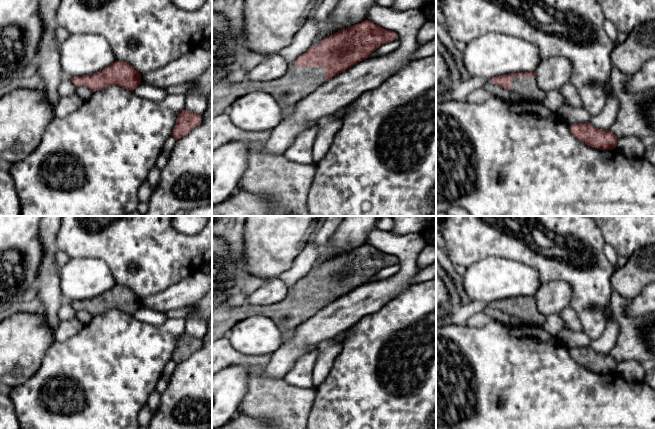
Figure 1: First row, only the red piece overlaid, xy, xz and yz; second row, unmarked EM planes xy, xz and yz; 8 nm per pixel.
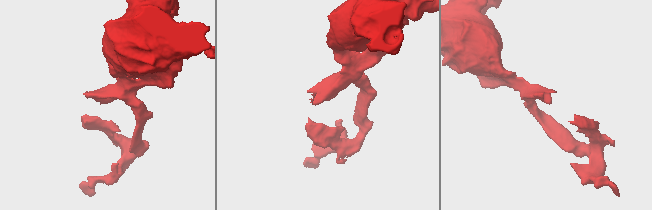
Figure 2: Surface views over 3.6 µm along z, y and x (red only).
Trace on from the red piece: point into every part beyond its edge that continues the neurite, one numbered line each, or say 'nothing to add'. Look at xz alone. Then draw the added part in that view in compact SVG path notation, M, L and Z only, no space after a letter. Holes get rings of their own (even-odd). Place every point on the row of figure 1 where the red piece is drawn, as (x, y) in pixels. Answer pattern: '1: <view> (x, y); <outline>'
1: xz (297, 83); M288 65L287 72L273 81L255 82L245 78L241 82L222 82L212 87L212 117L226 112L231 104L239 97L253 92L265 92L271 95L282 109L293 106L326 82L324 67L296 67Z

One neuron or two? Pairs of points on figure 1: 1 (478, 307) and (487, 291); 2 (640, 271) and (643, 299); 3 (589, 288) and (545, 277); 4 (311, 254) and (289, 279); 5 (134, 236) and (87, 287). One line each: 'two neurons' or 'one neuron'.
1: two neurons
2: two neurons
3: one neuron
4: one neuron
5: two neurons

